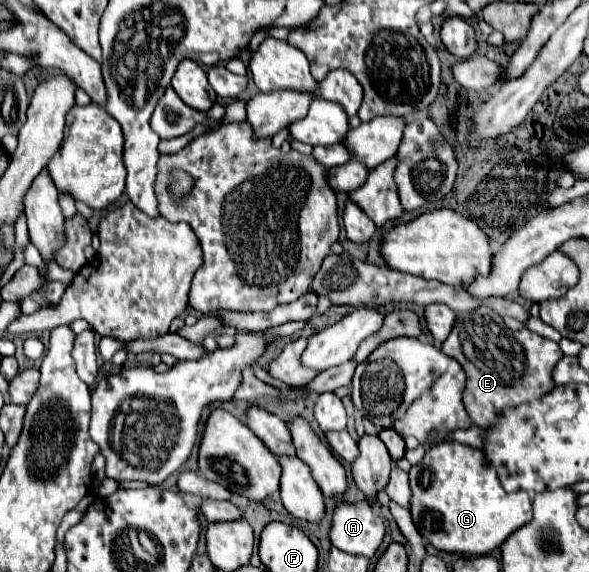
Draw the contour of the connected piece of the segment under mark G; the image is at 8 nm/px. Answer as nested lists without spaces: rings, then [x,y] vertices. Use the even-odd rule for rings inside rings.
[[[443,441],[435,443],[427,449],[425,457],[411,467],[409,471],[409,485],[411,485],[411,517],[413,523],[419,527],[423,537],[429,537],[431,545],[439,551],[447,553],[461,553],[461,555],[487,555],[497,549],[515,529],[531,521],[531,497],[525,491],[507,493],[493,467],[487,465],[483,451],[473,449],[469,445],[461,445],[457,441]]]

